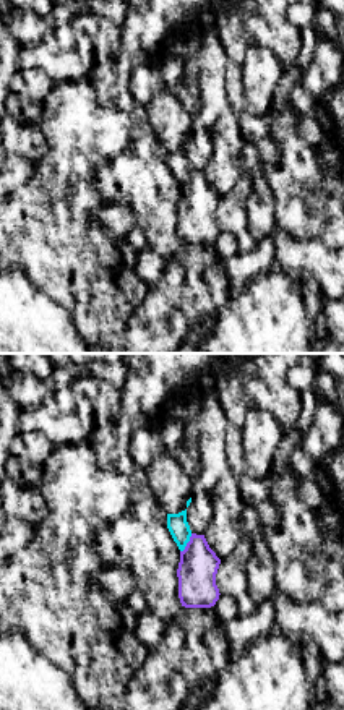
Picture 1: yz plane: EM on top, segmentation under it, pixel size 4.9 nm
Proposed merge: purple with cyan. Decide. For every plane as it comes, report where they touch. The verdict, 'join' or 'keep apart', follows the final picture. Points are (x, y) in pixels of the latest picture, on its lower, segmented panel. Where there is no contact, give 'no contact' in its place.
(187, 543)

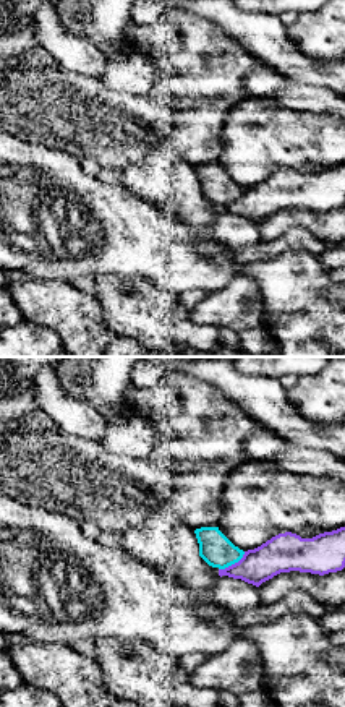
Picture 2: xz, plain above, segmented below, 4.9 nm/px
(232, 565)

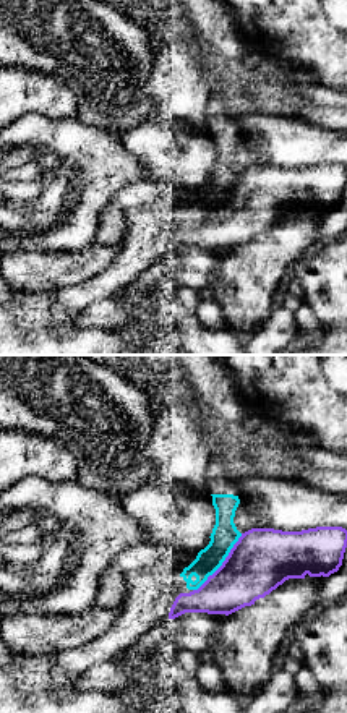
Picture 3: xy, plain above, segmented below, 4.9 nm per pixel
(222, 563)

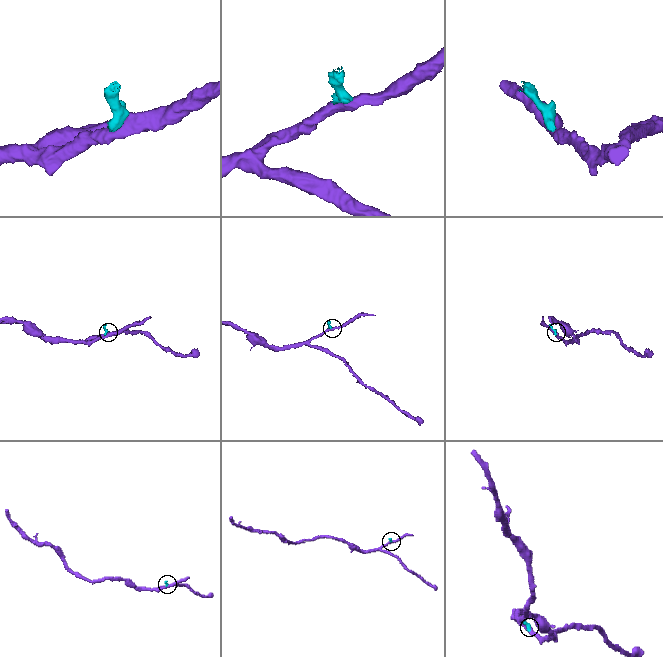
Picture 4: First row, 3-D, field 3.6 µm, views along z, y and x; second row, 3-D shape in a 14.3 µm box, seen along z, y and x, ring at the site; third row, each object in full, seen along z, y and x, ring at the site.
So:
keep apart

